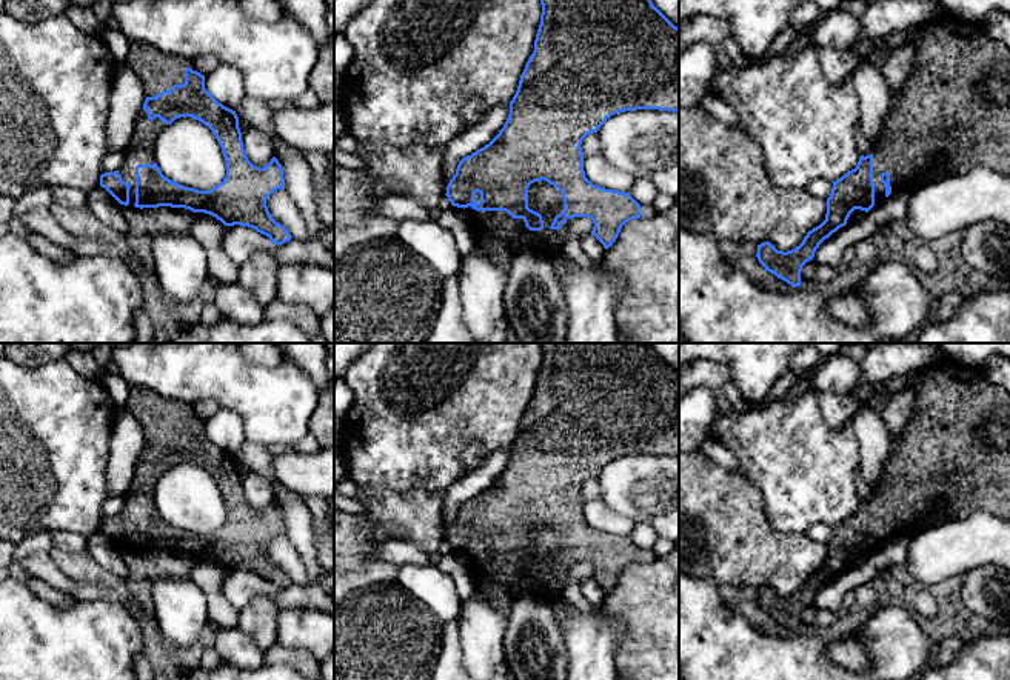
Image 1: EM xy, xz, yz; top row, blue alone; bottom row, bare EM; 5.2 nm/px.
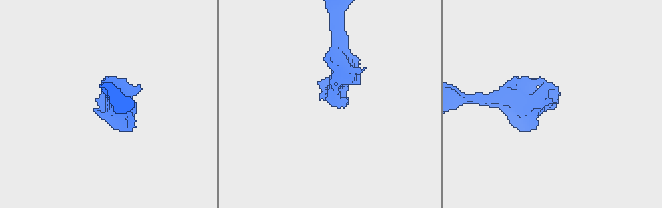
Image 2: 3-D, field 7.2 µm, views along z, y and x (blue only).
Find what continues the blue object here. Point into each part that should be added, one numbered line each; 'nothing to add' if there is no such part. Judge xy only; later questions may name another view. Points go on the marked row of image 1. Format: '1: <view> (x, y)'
1: xy (157, 71)

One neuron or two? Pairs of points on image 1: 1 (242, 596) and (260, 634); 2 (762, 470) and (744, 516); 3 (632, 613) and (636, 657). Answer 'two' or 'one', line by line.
1: two
2: two
3: one

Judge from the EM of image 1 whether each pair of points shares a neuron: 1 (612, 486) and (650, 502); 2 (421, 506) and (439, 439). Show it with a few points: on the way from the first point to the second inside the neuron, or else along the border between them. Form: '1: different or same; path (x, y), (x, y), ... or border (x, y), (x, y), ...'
1: same; path (621, 486), (635, 486), (641, 493)
2: different; border (388, 486), (410, 491), (421, 482), (444, 493)

